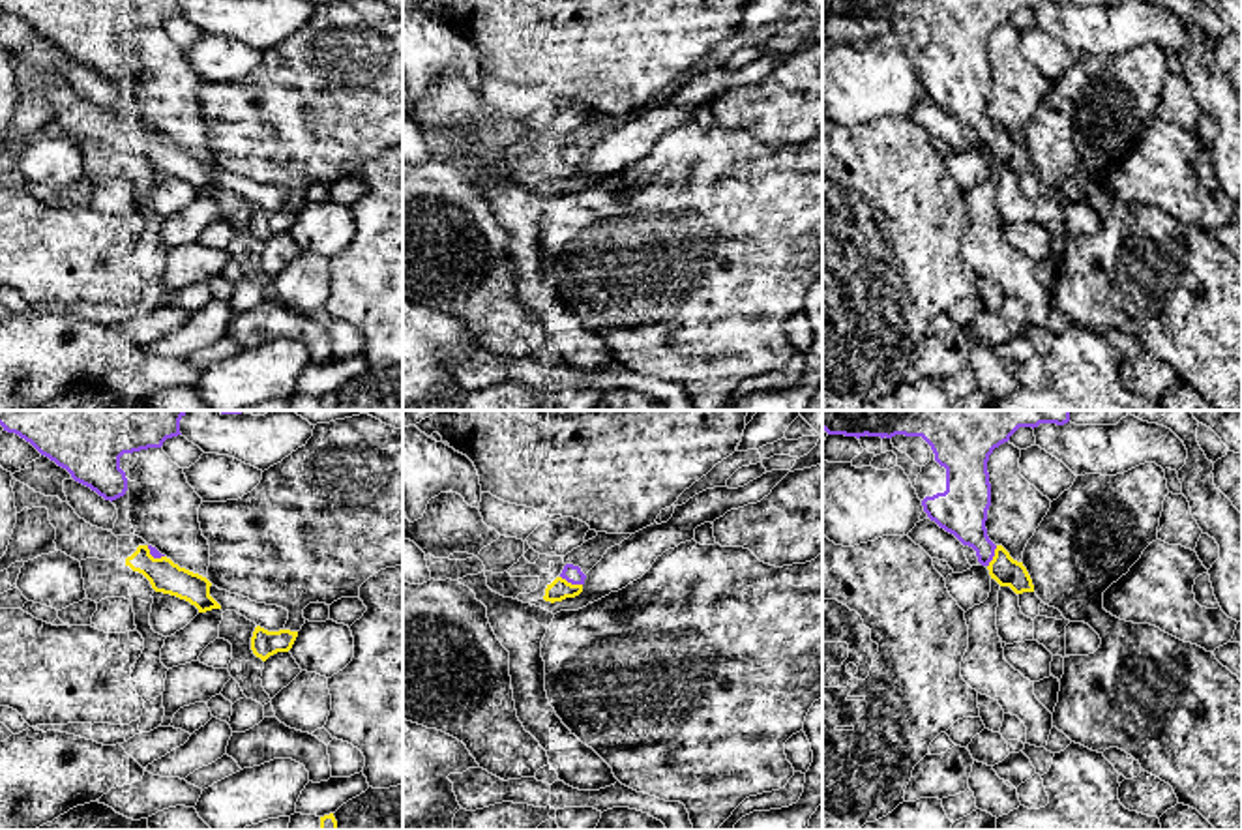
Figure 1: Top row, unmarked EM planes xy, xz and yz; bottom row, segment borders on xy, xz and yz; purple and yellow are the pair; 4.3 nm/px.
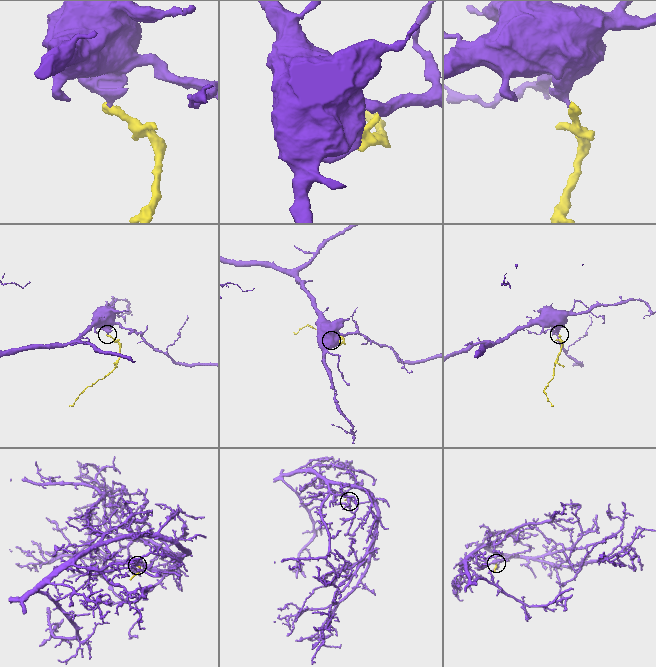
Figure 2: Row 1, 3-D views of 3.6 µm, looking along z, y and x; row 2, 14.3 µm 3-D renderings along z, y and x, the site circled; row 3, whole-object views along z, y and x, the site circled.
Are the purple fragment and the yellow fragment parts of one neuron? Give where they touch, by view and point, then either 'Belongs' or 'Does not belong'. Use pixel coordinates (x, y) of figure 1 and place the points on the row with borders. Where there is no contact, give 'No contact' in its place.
Touches purple at xz (572, 583). Does not belong

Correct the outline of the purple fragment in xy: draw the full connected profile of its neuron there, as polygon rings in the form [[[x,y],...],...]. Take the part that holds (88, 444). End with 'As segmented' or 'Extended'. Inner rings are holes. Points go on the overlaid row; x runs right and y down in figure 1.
[[[0,410],[0,425],[30,442],[41,455],[66,468],[71,478],[105,500],[116,500],[127,491],[126,472],[120,468],[120,457],[148,448],[161,448],[167,438],[178,437],[180,420],[189,410]]]. As segmented

